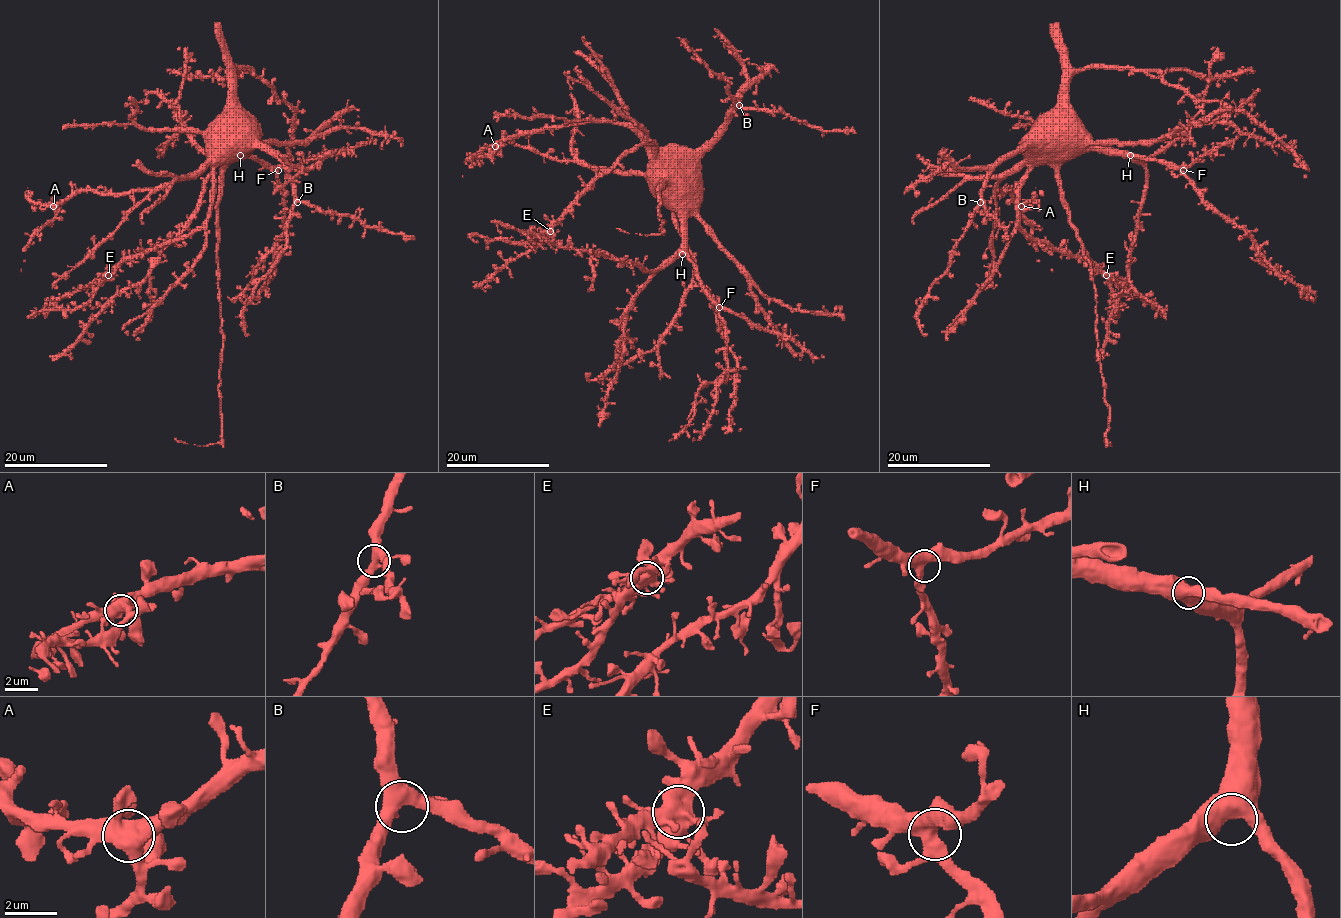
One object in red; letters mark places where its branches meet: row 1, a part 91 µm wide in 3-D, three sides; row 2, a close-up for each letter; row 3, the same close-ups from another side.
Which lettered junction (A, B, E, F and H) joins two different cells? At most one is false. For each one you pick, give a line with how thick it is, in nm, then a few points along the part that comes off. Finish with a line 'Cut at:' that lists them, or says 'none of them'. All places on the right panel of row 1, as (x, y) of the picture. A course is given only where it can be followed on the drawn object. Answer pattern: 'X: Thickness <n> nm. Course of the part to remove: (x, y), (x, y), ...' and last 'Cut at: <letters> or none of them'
Cut at: none of them

